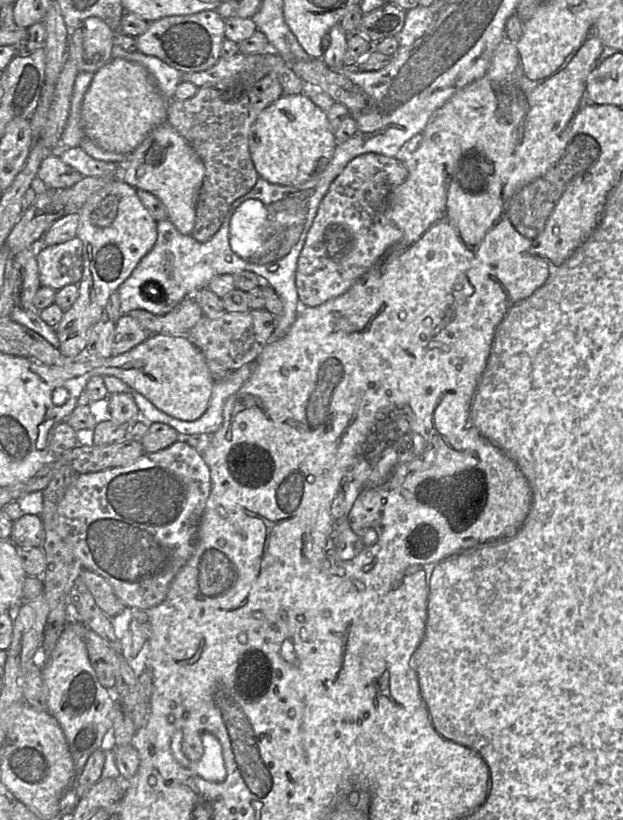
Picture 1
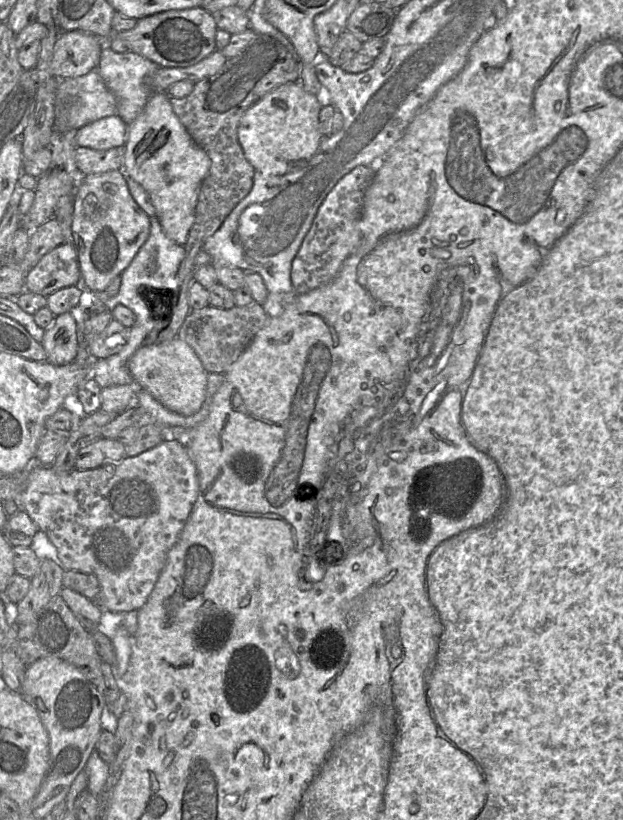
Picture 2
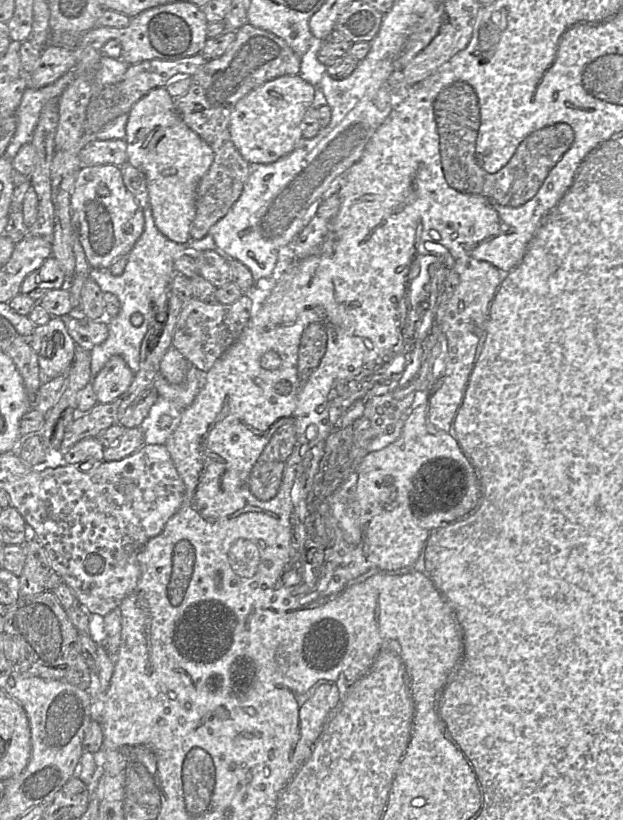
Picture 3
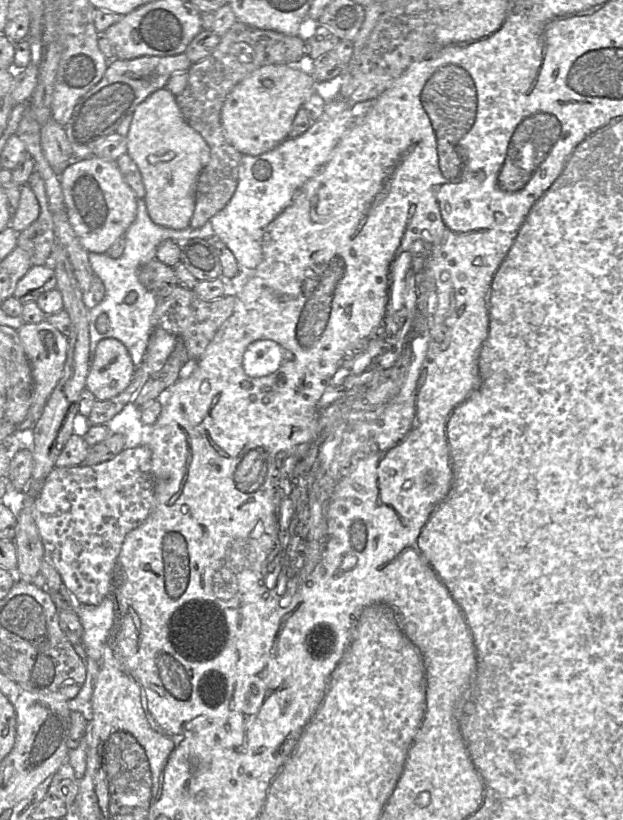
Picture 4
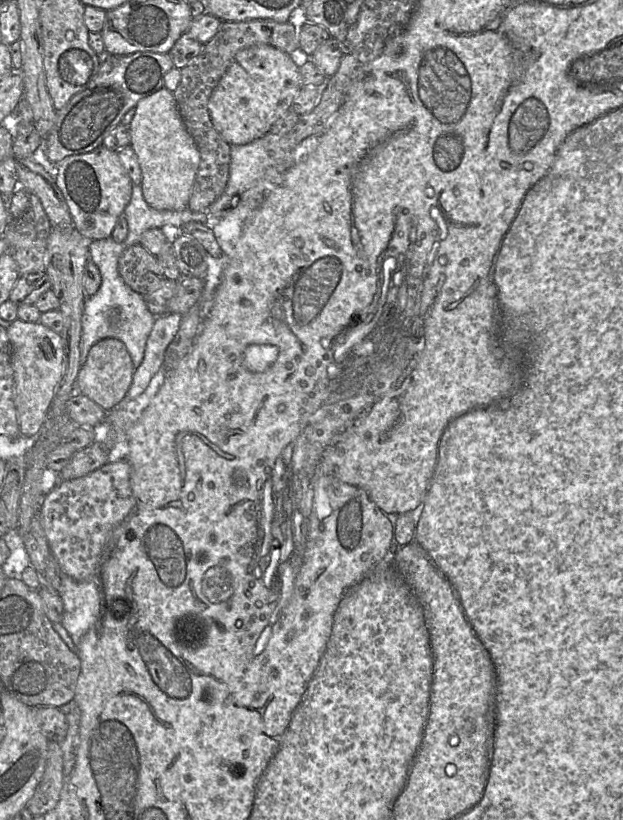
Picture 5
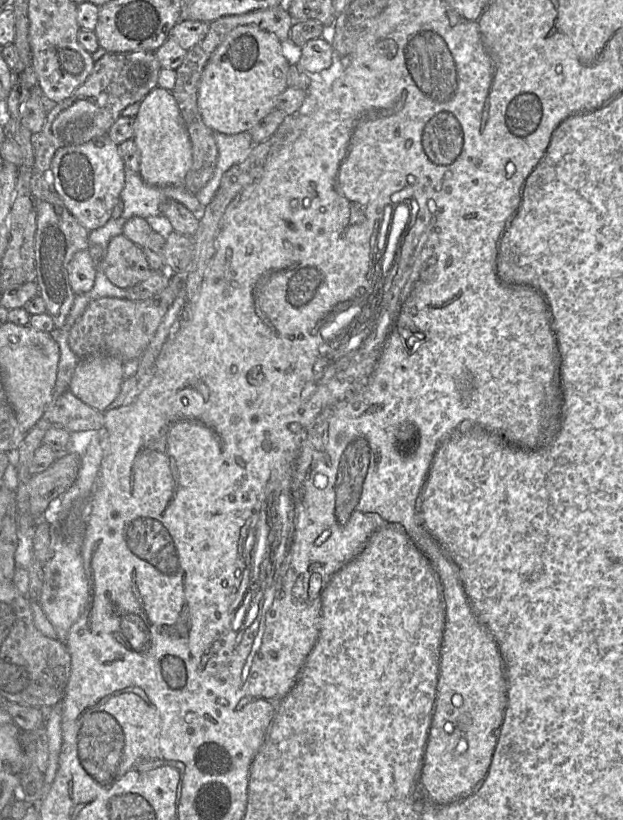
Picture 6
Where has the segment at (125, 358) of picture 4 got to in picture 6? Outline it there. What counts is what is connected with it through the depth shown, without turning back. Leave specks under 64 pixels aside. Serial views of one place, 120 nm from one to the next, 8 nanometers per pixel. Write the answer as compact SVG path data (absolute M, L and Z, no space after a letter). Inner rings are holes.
M94 355L79 360L69 390L82 402L105 412L118 396L122 383L124 361L111 355Z

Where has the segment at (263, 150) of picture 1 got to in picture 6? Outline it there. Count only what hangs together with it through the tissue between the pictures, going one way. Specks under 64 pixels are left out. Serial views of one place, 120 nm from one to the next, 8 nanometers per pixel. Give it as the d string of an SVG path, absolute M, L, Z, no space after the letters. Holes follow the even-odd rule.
M255 25L234 28L215 49L201 75L197 105L203 122L222 134L248 132L275 108L278 96L288 87L289 68L274 34Z

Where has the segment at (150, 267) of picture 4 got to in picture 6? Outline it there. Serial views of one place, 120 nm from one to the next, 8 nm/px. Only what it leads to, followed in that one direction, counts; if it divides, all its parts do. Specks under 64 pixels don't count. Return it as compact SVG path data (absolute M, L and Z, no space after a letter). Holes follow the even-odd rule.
M123 234L109 241L102 260L102 269L112 284L124 289L147 279L154 271L141 247Z

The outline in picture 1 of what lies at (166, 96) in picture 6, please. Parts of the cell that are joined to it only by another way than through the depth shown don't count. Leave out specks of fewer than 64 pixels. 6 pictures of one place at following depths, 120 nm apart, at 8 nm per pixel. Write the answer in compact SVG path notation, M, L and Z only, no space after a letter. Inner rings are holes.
M166 121L155 127L144 141L127 155L125 166L117 170L117 179L158 197L166 206L168 219L176 229L184 235L190 235L195 225L196 205L204 174L205 166L200 156Z

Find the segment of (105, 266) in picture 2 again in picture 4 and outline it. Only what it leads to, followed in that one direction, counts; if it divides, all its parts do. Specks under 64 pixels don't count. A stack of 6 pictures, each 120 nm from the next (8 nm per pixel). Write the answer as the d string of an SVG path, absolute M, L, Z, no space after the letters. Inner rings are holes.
M93 155L73 160L59 176L69 222L87 252L106 253L117 238L124 235L137 213L137 197L125 182L116 161Z

